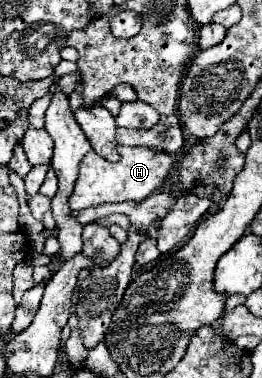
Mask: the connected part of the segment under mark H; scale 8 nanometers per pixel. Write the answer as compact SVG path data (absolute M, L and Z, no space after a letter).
M117 146L117 152L121 154L121 160L115 164L109 160L103 160L95 152L89 152L83 158L83 164L79 166L79 178L75 182L75 190L69 198L71 210L83 210L83 208L101 206L107 202L123 202L123 200L143 202L147 196L153 194L155 188L161 186L161 182L165 180L165 176L173 166L173 158L167 152L157 152L143 146L135 146L135 148Z

